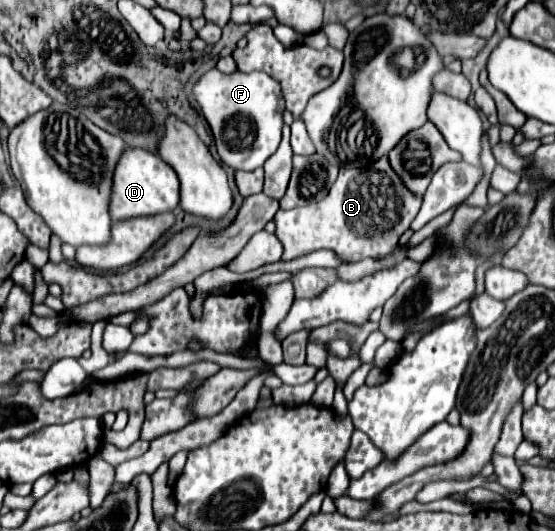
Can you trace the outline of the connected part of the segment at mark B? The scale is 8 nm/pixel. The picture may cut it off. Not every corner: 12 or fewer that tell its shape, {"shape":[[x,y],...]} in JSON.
{"shape":[[387,156],[275,214],[283,258],[383,258],[421,198]]}

